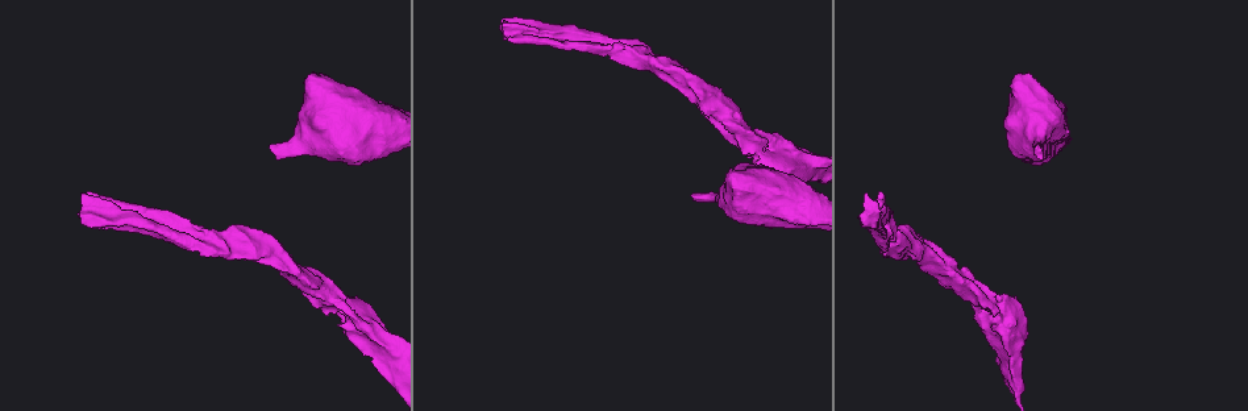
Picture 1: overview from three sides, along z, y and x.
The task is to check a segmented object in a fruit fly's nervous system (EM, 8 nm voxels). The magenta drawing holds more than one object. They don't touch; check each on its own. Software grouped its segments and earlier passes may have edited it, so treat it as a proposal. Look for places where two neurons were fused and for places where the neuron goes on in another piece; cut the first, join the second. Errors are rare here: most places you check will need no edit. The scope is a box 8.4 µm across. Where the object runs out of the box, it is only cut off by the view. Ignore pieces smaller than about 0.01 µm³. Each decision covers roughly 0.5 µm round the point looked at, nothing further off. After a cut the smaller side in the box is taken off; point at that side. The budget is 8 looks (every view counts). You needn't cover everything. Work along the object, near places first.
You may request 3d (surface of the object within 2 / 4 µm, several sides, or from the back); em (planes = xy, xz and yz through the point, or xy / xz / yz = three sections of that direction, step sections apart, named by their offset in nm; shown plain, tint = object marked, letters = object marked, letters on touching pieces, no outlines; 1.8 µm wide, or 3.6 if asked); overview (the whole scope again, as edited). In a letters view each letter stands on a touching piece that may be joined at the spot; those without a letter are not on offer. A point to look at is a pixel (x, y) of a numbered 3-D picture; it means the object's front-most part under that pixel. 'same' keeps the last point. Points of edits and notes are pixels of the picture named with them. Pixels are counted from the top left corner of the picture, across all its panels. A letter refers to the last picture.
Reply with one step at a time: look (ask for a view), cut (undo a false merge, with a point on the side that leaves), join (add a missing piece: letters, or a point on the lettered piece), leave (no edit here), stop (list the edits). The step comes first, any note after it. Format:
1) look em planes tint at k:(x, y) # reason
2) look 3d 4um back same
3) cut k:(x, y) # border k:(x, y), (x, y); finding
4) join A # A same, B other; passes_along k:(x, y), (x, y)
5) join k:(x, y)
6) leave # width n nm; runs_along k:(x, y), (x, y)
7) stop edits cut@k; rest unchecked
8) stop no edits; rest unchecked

look em planes letters at 1:(691, 194) # an open end

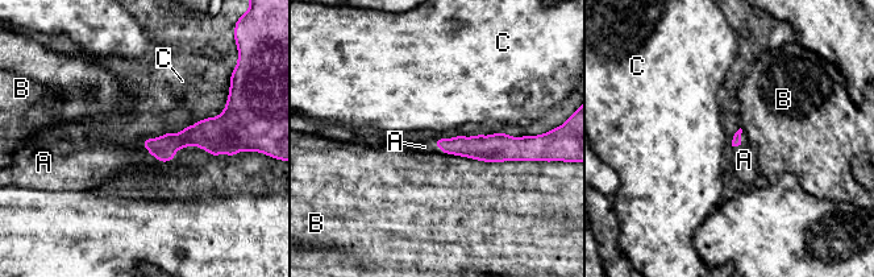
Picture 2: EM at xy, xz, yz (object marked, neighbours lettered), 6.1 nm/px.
join A # A same, B other, C other; the neuron continues

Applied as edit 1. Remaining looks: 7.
look overview # redraw

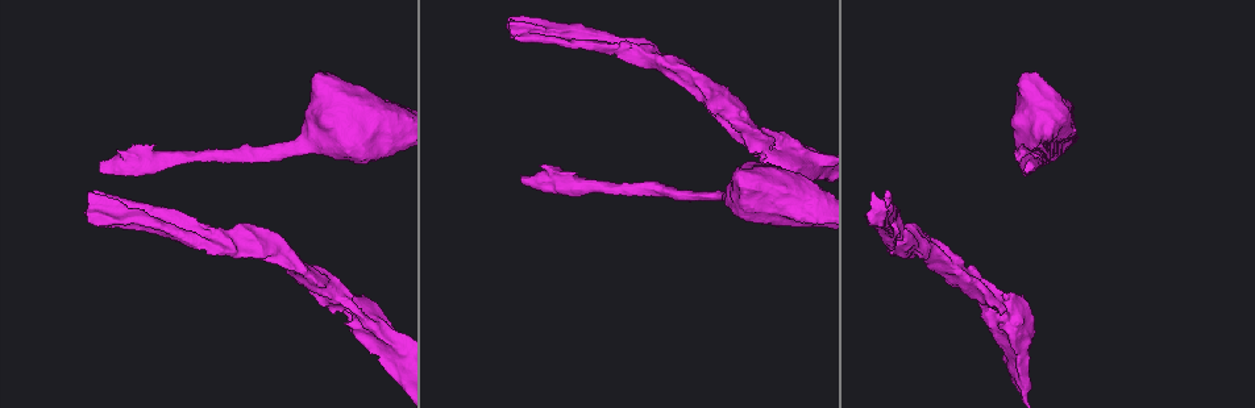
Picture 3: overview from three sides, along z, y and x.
look em yz step 16 tint at 3:(202, 235) # arms run side by side

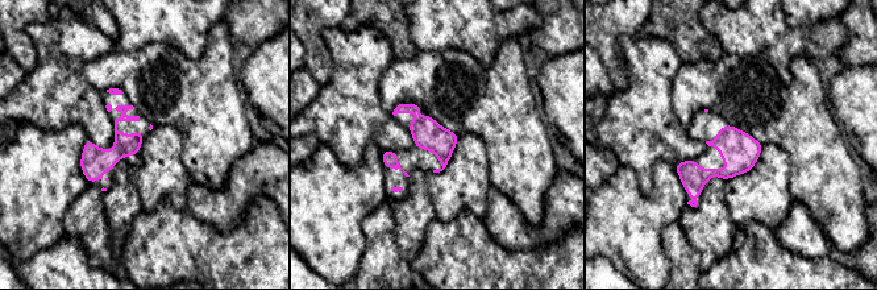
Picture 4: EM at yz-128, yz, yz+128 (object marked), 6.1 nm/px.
look em planes letters same # another direction

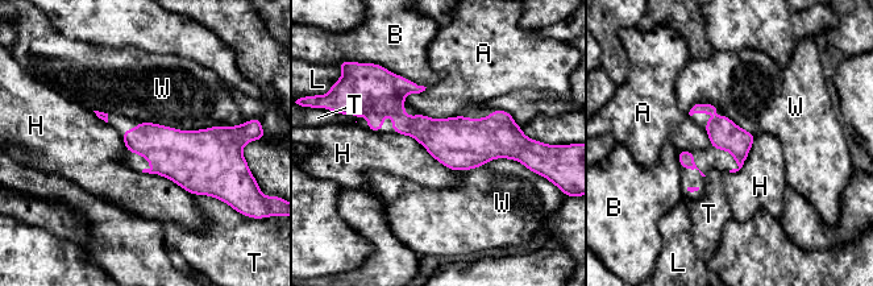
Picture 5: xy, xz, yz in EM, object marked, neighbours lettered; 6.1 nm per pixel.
leave # A other, B other, H other, L other, T other, W other; runs_along 5:(368, 110), (437, 136), (518, 136); continuous, no second neuron

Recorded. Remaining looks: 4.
look 3d 2um at 3:(508, 26) # branch stops here

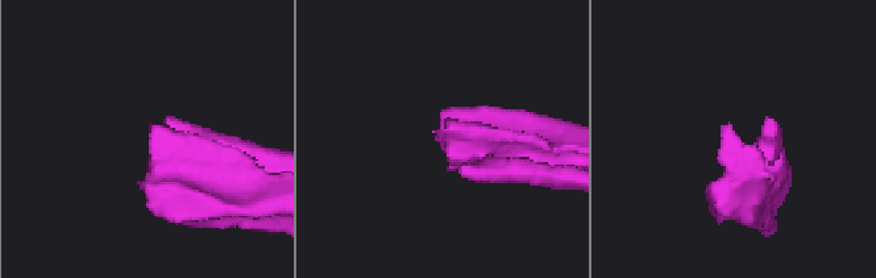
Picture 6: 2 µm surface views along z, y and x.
look em yz step 8 plain at 6:(149, 130) # shape alone is not enough

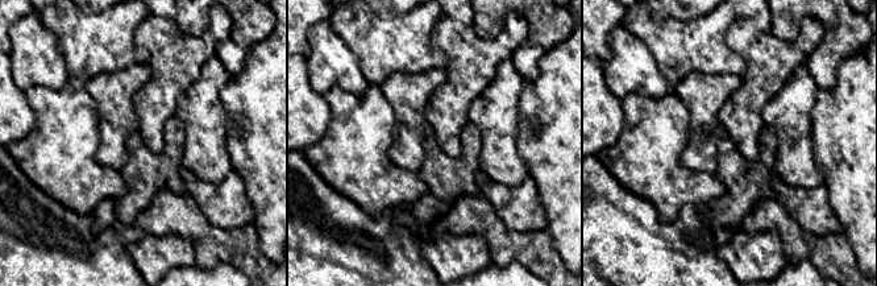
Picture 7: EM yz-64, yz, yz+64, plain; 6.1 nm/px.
look em yz step 8 letters same

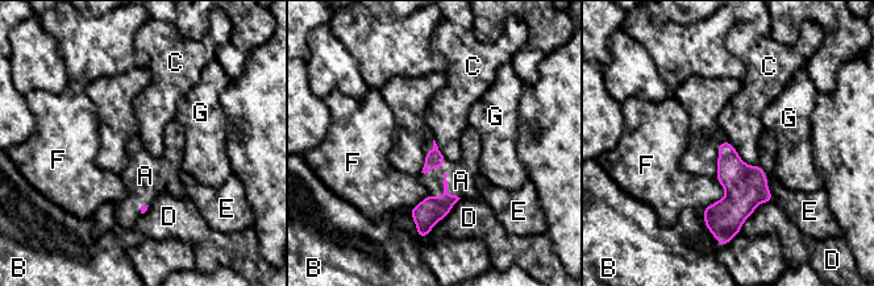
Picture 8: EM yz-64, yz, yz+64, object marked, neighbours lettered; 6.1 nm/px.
join A # A same, B other, C other, D other, E other, F other, G other; passes_along 8:(432, 210), (446, 187), (461, 181); it goes on there

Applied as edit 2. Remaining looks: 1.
stop edits join@2, join@8; rest unchecked

